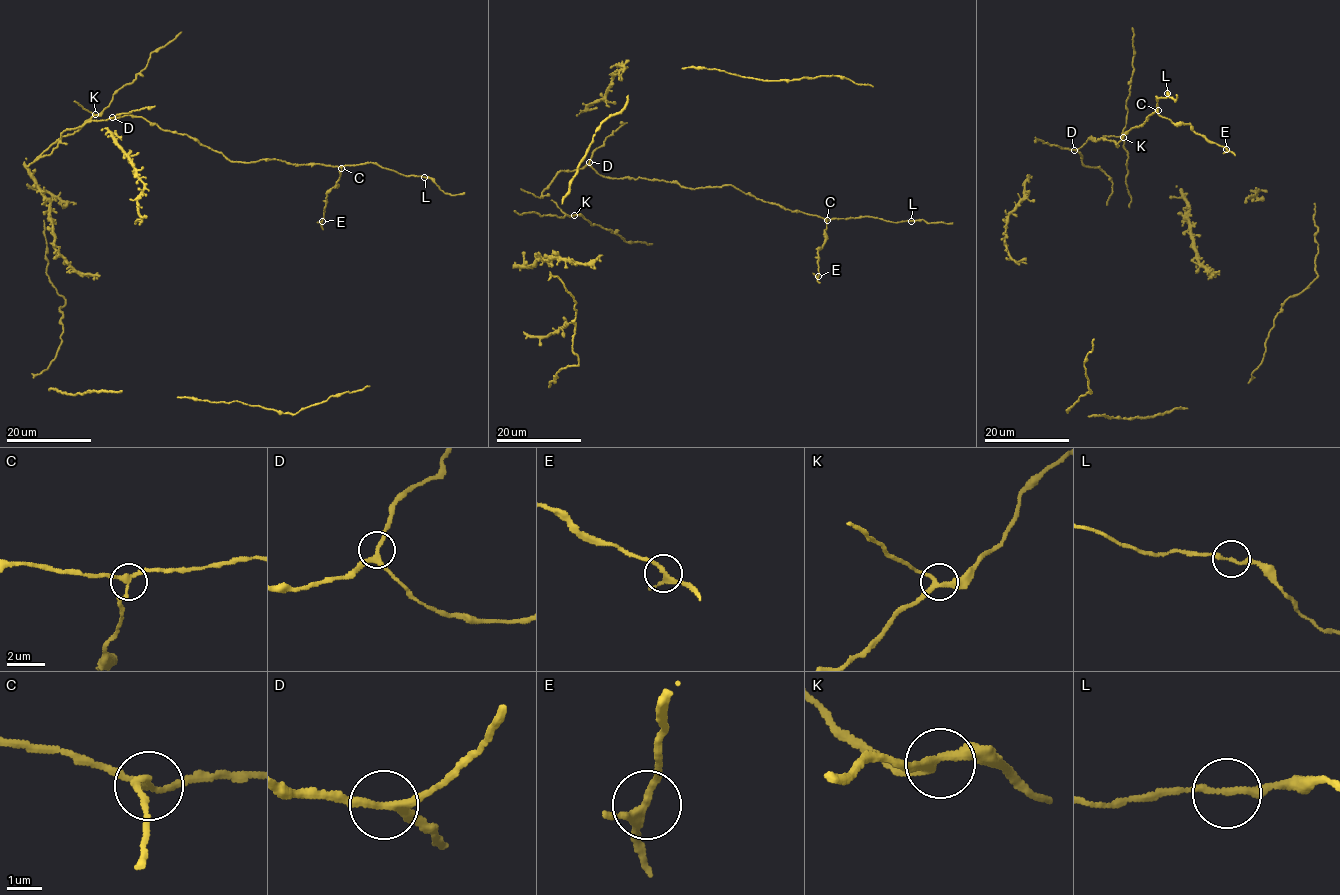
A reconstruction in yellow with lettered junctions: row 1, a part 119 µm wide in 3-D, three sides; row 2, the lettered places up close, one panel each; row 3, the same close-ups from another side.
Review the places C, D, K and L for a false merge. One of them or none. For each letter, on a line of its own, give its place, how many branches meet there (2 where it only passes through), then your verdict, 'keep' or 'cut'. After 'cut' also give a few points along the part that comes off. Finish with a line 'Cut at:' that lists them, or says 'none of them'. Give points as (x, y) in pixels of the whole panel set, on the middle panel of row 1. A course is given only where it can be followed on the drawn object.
C: place (827, 220); branches 3; cut; course (827, 220), (825, 243), (817, 250), (820, 283)
D: place (589, 162); branches 3; keep
K: place (574, 215); branches 3; keep
L: place (911, 221); branches 2; keep
Cut at: C

